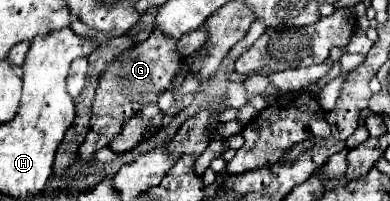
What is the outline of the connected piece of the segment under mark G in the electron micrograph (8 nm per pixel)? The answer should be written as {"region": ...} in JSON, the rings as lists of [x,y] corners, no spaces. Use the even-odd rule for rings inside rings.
{"region":[[[154,31],[144,43],[132,47],[130,51],[124,51],[118,61],[108,67],[108,73],[100,77],[100,85],[92,103],[90,131],[78,149],[80,161],[94,161],[94,153],[102,147],[108,147],[108,143],[116,133],[120,133],[124,123],[140,113],[142,105],[156,101],[158,95],[168,89],[178,67],[180,55],[176,53],[176,39],[168,39],[158,31]]]}

